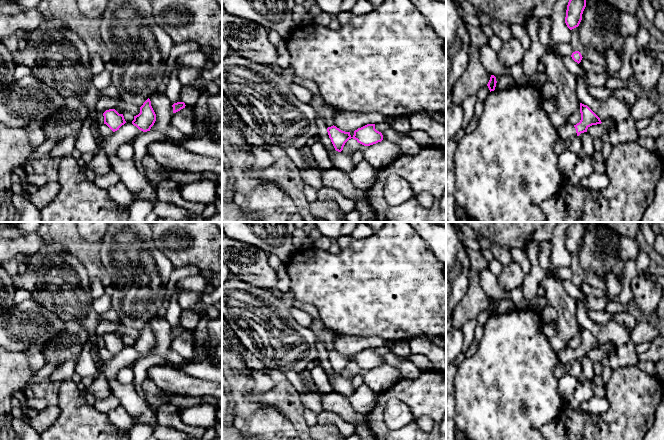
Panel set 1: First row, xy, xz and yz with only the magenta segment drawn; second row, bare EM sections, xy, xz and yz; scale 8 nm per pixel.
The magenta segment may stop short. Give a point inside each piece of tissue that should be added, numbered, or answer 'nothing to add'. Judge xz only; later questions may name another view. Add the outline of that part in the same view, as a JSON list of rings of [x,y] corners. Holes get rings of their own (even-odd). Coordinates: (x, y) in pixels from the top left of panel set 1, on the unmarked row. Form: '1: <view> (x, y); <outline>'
1: xz (317, 327); [[[294,300],[294,307],[305,311],[312,317],[312,323],[308,328],[313,332],[316,339],[325,343],[327,352],[333,350],[335,338],[326,330],[317,308],[313,304],[303,303],[297,300]]]

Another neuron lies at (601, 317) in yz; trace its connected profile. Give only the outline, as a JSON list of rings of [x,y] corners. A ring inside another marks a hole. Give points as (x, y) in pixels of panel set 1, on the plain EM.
[[[605,310],[589,312],[588,317],[595,323],[599,324],[605,324],[612,320],[612,314],[609,314]]]

